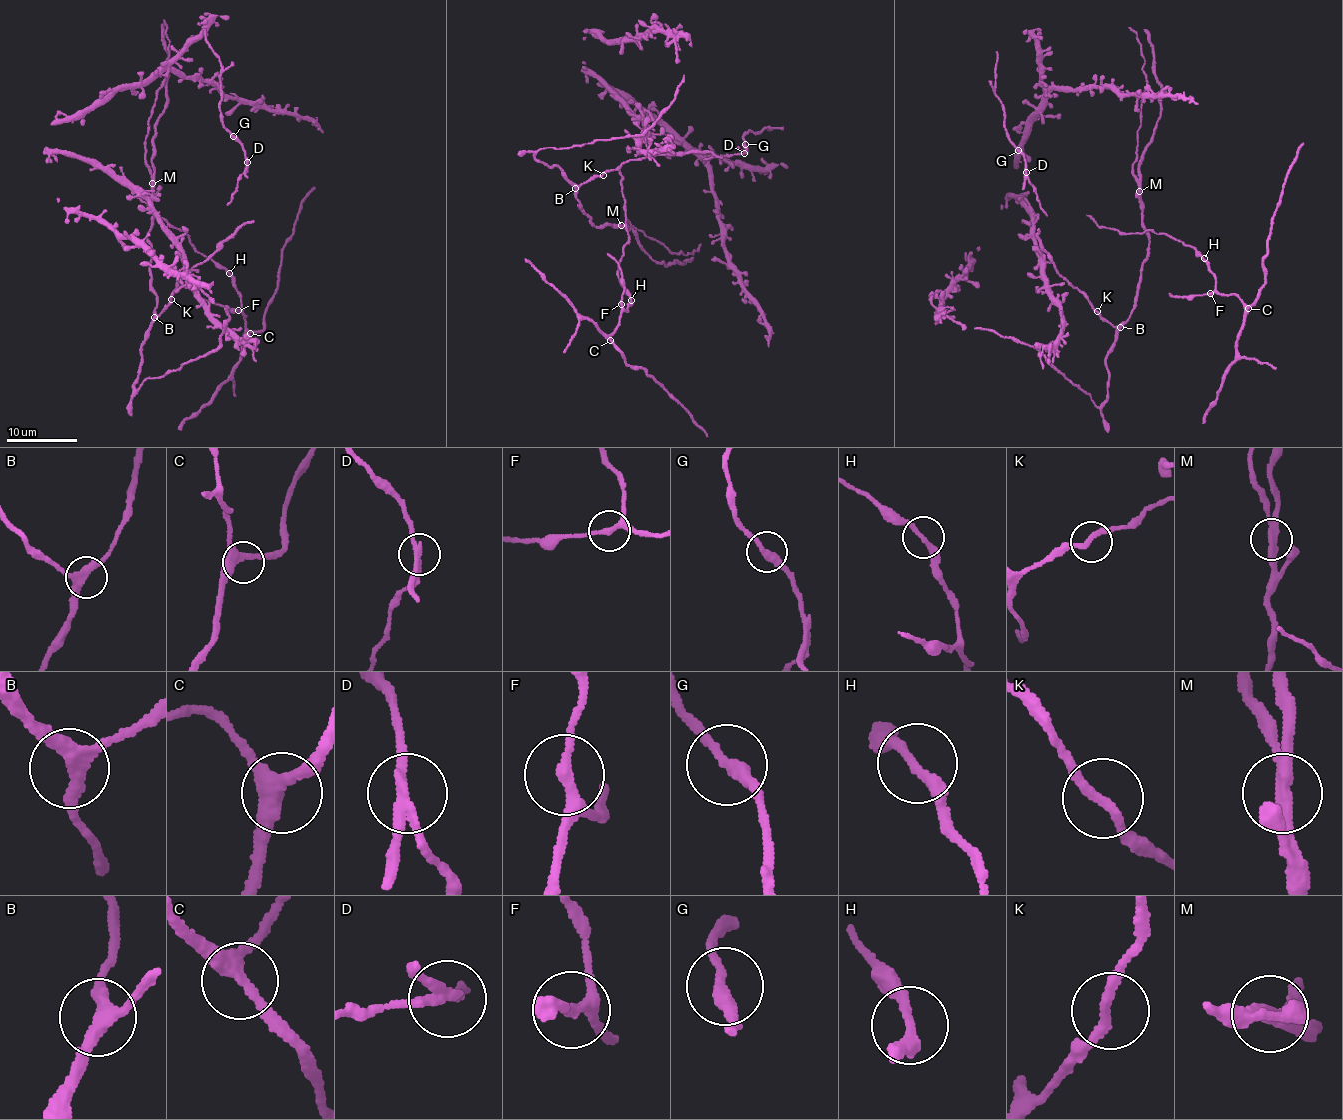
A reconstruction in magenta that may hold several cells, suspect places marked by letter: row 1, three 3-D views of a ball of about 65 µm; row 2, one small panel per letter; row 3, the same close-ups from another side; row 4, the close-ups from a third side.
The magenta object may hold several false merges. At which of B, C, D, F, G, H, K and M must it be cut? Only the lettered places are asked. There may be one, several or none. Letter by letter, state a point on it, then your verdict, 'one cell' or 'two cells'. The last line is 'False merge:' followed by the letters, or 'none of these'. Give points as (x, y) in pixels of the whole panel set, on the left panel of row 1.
B: at (154, 317); one cell
C: at (250, 333); one cell
D: at (247, 162); two cells
F: at (238, 310); one cell
G: at (233, 136); one cell
H: at (229, 273); one cell
K: at (171, 299); one cell
M: at (152, 183); two cells
False merge: D, M

